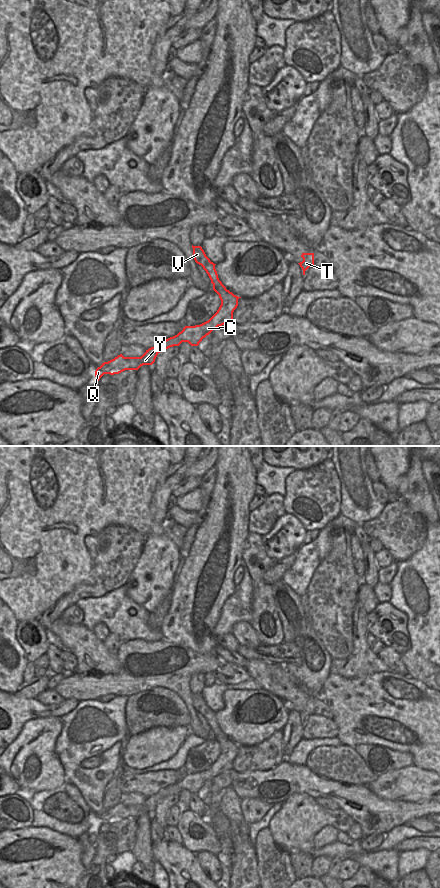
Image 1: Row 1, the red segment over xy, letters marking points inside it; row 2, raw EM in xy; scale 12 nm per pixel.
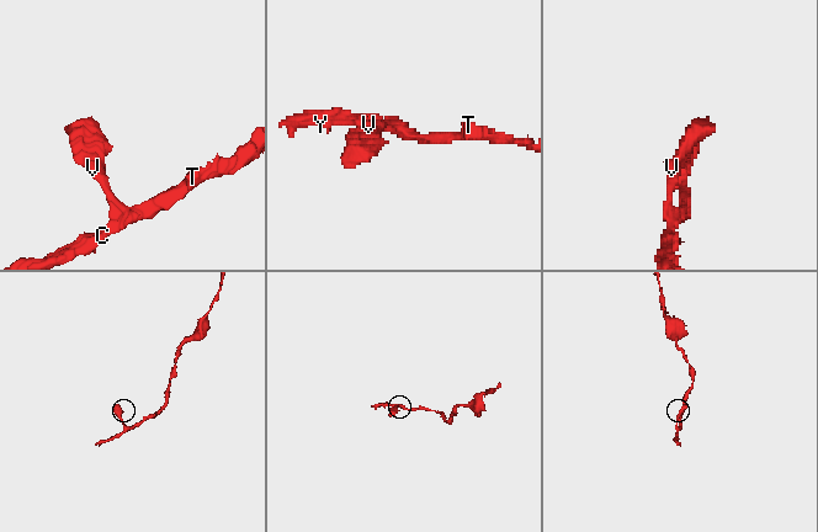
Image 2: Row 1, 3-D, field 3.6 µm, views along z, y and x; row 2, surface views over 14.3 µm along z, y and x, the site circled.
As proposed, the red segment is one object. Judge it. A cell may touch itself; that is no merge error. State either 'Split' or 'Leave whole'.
Leave whole

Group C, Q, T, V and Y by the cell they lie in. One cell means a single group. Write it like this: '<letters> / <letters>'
C Q T V Y

